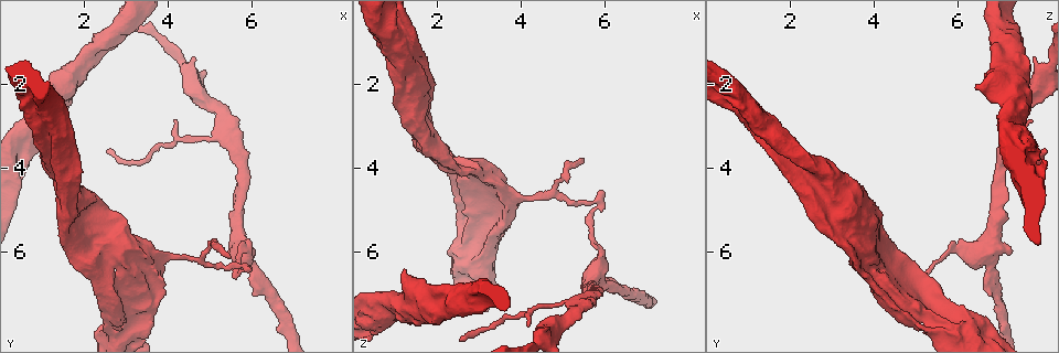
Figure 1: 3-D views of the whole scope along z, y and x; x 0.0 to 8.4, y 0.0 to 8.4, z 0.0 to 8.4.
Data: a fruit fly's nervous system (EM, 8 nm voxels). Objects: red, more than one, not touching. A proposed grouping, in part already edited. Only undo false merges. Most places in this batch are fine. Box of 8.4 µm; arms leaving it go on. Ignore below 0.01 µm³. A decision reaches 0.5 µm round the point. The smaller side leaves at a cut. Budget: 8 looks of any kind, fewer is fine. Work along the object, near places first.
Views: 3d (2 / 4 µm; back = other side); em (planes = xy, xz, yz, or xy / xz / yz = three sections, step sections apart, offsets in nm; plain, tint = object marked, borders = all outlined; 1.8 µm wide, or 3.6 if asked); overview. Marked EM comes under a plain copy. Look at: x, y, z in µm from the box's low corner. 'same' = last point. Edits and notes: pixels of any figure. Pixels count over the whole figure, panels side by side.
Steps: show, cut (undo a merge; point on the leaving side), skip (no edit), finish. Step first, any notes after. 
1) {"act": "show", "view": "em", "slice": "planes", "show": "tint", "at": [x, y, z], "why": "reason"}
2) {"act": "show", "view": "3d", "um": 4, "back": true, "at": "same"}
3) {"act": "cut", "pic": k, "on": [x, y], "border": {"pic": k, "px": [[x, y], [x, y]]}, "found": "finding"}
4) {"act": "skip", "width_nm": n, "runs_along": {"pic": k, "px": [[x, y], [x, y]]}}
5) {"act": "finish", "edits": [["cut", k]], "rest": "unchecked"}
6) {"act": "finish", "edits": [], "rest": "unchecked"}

{"act": "show", "view": "em", "slice": "planes", "show": "tint", "at": [2.80, 7.40, 5.00], "why": "abrupt turn"}

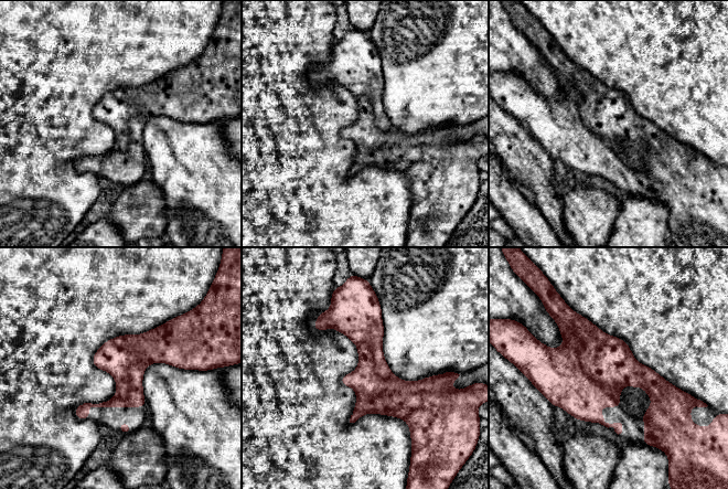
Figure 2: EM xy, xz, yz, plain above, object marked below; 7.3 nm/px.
{"act": "skip", "width_nm": 320, "runs_along": {"pic": 2, "px": [[360, 305], [373, 376], [409, 420]]}, "found": "all the same neuron"}

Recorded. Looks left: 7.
{"act": "show", "view": "em", "slice": "planes", "show": "tint", "at": [2.50, 5.80, 4.00], "why": "abrupt turn"}

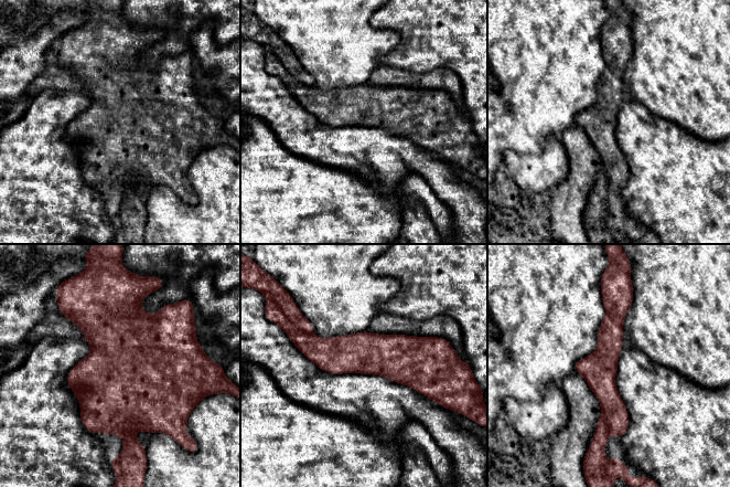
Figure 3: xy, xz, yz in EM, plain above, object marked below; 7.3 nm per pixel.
{"act": "skip", "runs_along": {"pic": 3, "px": [[605, 302], [610, 306], [605, 434]]}, "found": "continuous, no second neuron"}

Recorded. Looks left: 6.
{"act": "show", "view": "3d", "um": 2, "at": [0.95, 2.45, 0.85], "why": "three arms meet"}

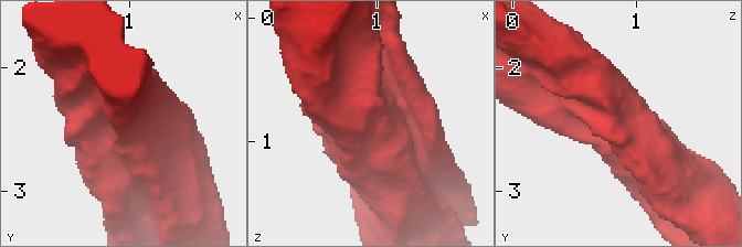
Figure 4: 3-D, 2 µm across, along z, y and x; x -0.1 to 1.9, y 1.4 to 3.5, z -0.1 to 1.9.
{"act": "show", "view": "em", "slice": "xz", "step": 8, "show": "borders", "at": [0.96, 2.44, 0.84], "arms": 3, "arm_widths_nm": [380, 400, 480], "why": "need the tissue"}

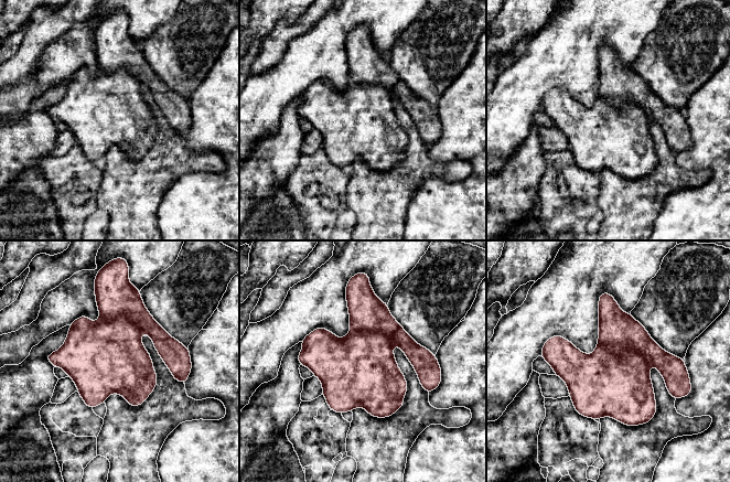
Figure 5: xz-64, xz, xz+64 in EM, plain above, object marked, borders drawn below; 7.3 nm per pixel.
{"act": "skip", "found": "all the same neuron"}

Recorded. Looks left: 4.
{"act": "show", "view": "em", "slice": "yz", "step": 8, "show": "tint", "at": [1.50, 3.90, 2.50], "why": "sudden change in width"}

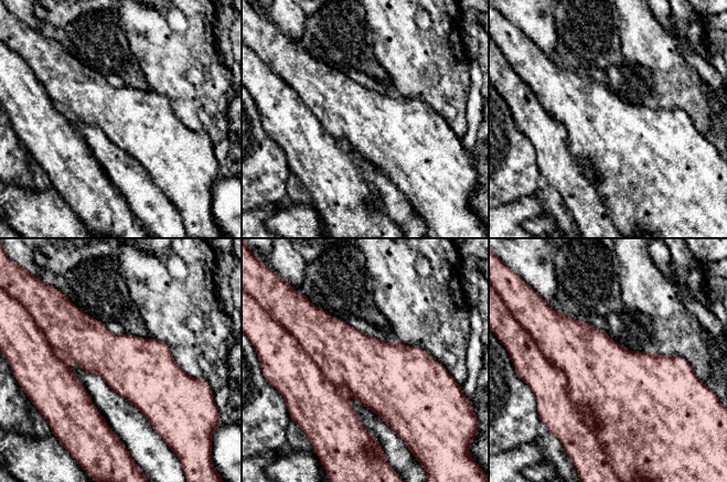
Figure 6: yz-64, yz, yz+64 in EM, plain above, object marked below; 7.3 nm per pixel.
{"act": "skip", "width_nm": 460, "found": "one neuron here"}

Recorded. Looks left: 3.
{"act": "finish", "edits": [], "rest": "unchecked"}

